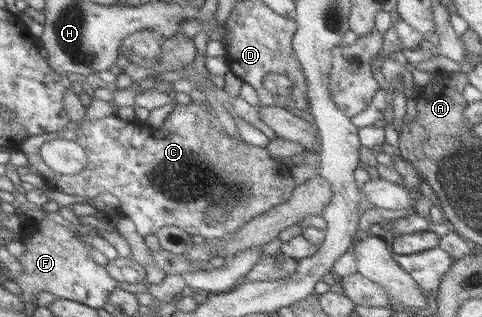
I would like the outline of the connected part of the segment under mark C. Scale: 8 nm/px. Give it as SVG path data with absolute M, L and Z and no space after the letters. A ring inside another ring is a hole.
M68 87L62 96L62 109L66 113L68 123L79 123L52 133L53 139L70 140L78 144L86 153L86 166L72 176L60 176L47 168L39 158L40 146L47 137L39 135L26 138L19 151L26 155L28 166L36 170L48 188L70 196L92 199L100 194L111 194L118 199L118 214L128 217L135 226L140 237L154 235L160 227L177 226L188 235L196 235L208 241L222 240L224 236L234 233L251 218L266 212L269 208L284 202L291 196L295 184L289 174L289 168L280 161L273 160L265 148L250 146L245 142L237 142L227 134L219 134L211 126L211 116L204 105L196 105L191 100L188 105L176 104L170 108L166 119L158 129L152 129L140 122L124 123L116 115L104 116L98 120L82 120L86 109ZM220 205L227 210L225 218L214 222L205 216L207 206Z

